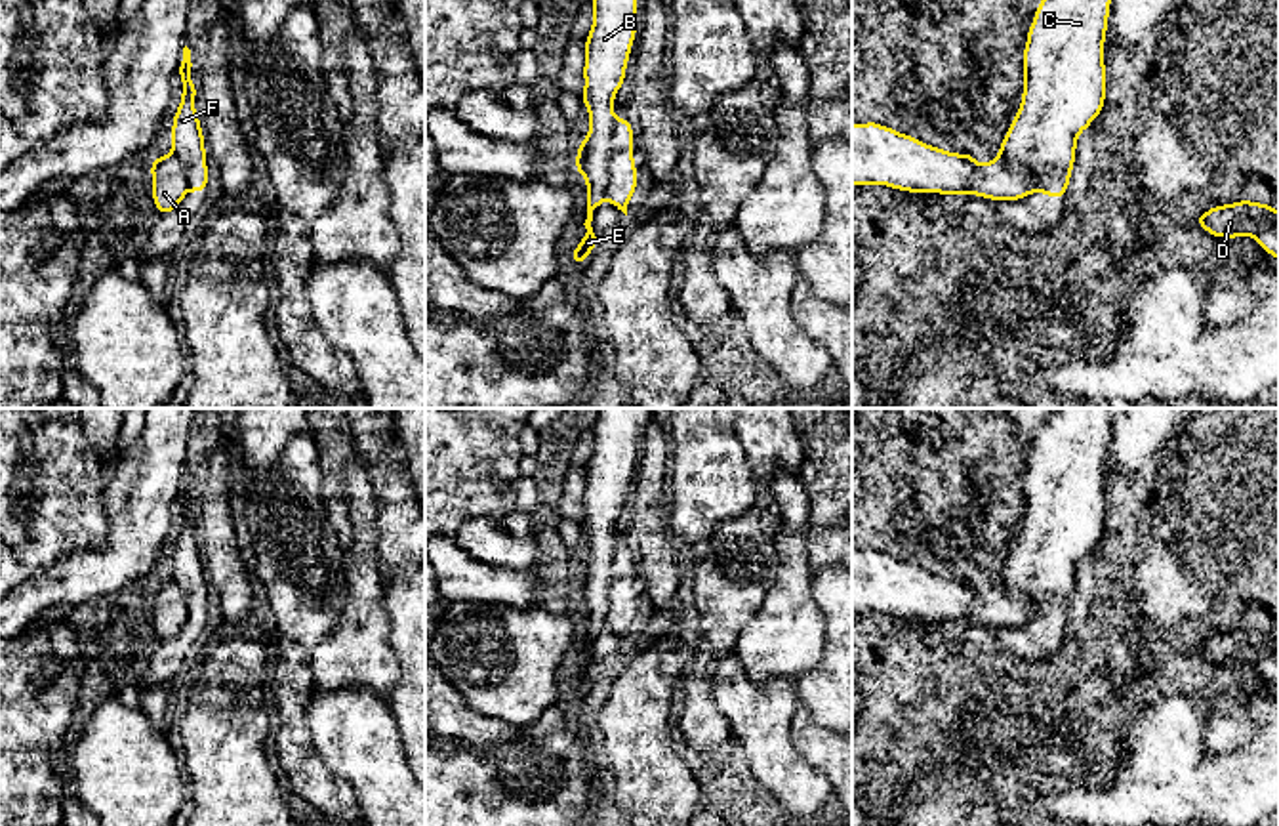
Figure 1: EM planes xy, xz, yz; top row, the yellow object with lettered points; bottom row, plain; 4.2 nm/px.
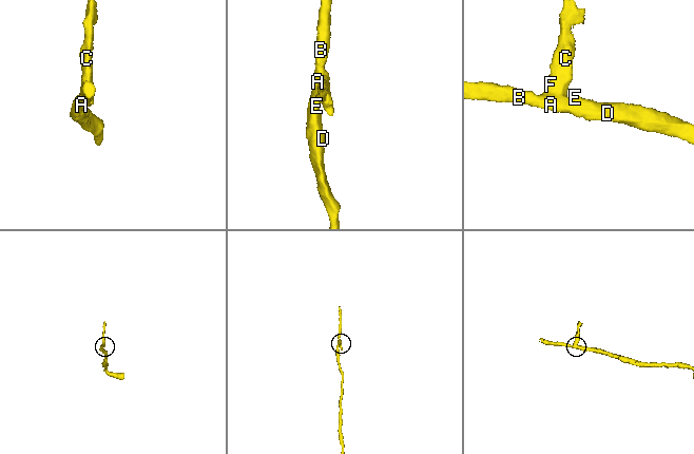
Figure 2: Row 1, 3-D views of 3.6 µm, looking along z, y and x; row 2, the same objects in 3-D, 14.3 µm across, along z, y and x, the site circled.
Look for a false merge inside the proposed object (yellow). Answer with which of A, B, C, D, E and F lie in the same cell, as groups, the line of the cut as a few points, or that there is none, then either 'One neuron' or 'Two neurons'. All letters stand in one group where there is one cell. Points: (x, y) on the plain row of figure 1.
Groups: A B D E / C F. Split along xz (616, 546), (610, 557), (605, 624). Two neurons

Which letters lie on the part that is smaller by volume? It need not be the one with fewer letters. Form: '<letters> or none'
C, F

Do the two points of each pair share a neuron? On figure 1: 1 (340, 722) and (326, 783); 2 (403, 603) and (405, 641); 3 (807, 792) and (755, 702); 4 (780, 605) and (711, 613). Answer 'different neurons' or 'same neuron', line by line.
1: different neurons
2: same neuron
3: same neuron
4: different neurons

